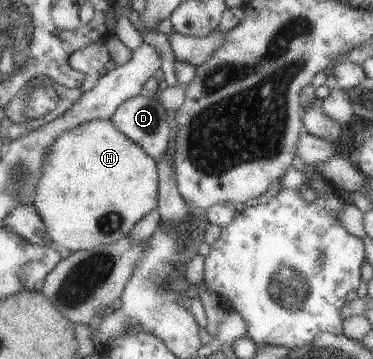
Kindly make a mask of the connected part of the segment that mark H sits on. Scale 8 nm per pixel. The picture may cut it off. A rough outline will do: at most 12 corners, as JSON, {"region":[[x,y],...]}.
{"region":[[110,118],[48,147],[32,204],[58,249],[117,242],[157,163]]}

